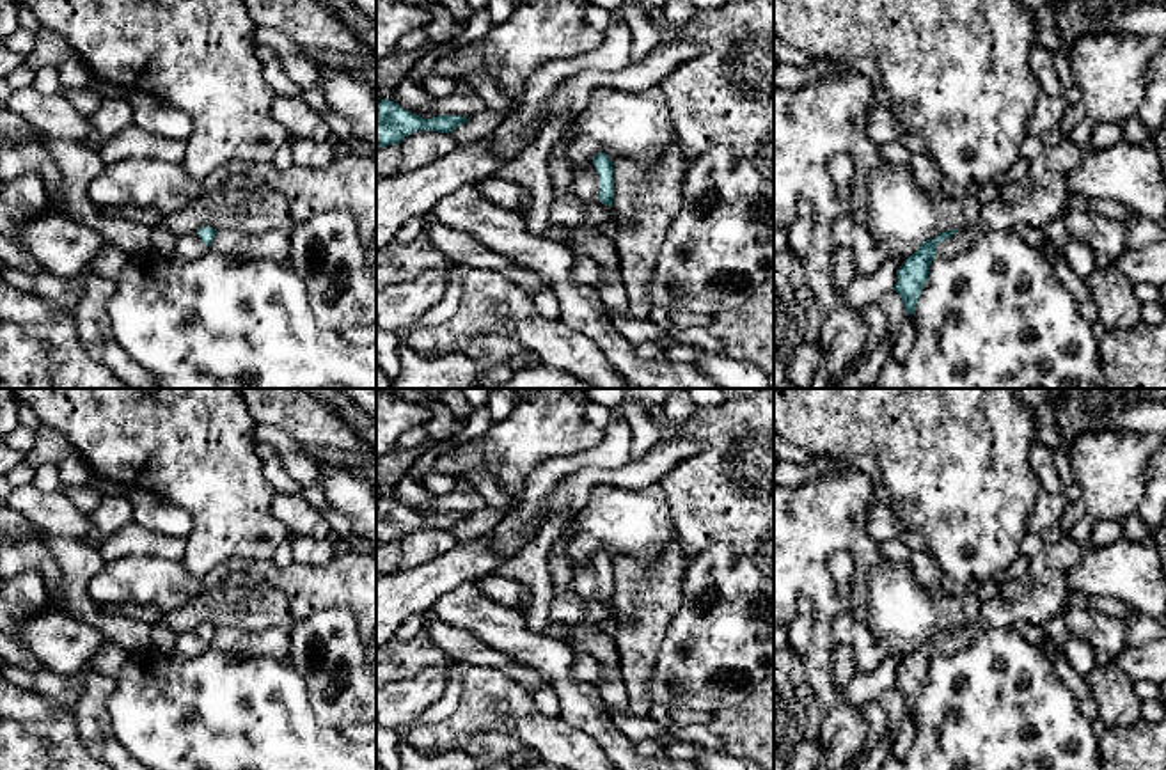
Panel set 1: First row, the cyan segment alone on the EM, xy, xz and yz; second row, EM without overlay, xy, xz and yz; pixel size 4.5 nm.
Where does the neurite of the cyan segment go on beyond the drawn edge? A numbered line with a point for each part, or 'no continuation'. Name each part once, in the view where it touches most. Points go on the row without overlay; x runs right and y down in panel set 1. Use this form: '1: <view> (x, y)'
1: xz (586, 579)

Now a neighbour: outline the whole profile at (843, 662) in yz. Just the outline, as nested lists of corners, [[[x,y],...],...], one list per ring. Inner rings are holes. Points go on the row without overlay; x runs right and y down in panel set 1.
[[[850,644],[836,646],[832,653],[832,676],[838,685],[848,685],[857,674],[855,656]]]

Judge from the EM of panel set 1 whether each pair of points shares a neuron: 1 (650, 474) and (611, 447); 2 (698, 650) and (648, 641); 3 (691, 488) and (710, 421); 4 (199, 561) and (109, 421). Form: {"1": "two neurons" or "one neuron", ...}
{"1": "two neurons", "2": "two neurons", "3": "one neuron", "4": "one neuron"}

